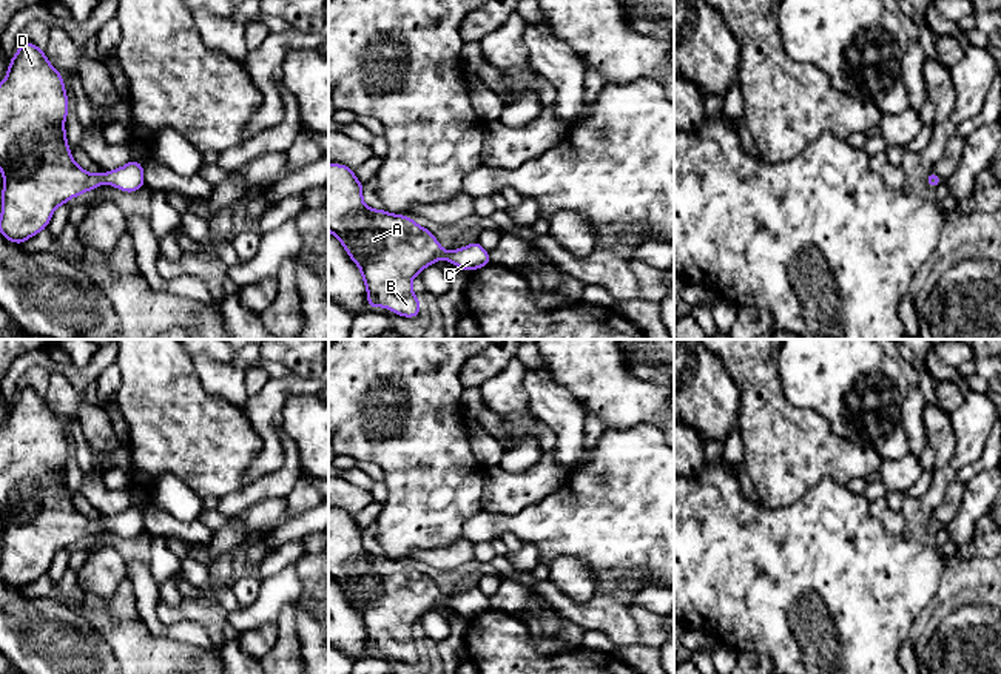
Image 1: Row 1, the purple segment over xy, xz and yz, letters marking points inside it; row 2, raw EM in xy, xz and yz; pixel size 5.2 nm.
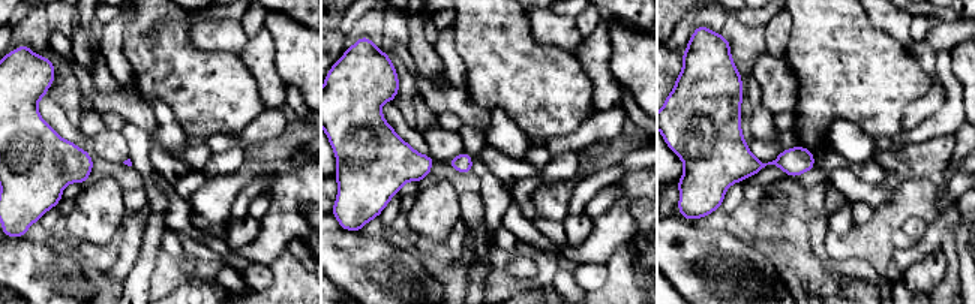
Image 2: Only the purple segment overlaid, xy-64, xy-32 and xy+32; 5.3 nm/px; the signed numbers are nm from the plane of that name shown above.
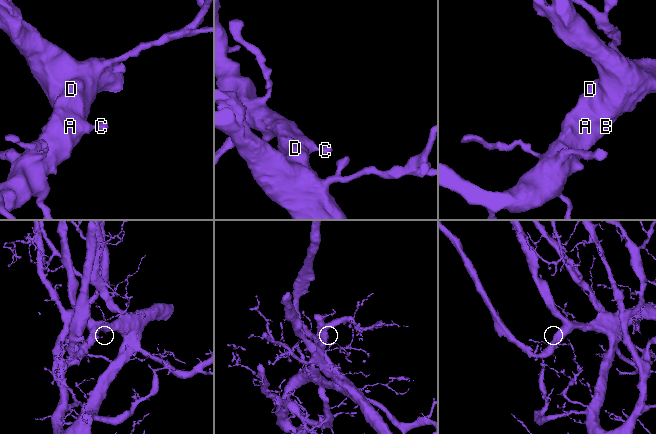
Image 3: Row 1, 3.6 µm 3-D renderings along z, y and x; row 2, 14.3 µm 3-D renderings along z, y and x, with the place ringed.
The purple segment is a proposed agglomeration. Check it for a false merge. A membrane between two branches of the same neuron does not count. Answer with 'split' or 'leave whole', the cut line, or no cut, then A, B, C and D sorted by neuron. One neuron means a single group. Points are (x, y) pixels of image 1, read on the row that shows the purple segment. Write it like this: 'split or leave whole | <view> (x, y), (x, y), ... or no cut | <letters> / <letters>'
leave whole | no cut | A B C D

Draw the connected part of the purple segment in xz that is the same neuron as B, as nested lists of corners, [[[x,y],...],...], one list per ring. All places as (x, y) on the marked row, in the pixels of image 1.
[[[329,163],[329,231],[358,265],[370,308],[386,307],[395,315],[416,318],[418,296],[412,279],[426,267],[444,259],[472,271],[490,264],[478,241],[446,251],[433,233],[412,217],[367,207],[362,184],[355,171]]]

